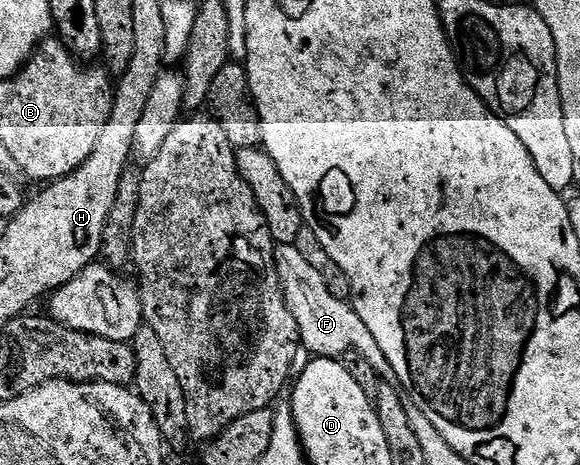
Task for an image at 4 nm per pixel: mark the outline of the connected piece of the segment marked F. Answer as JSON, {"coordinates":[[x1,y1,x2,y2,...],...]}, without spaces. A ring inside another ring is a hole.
{"coordinates":[[294,242,275,247,274,264,278,268,278,280,282,283,288,310,292,310,292,318,296,318,301,347,307,353,318,358,340,358,346,352,356,351,368,358,368,362,372,362,379,377,393,377,392,366,388,358,384,358,384,350,376,346,372,330,364,326,360,314,356,314,356,310,346,300,336,298,328,292,324,273,300,254]]}

